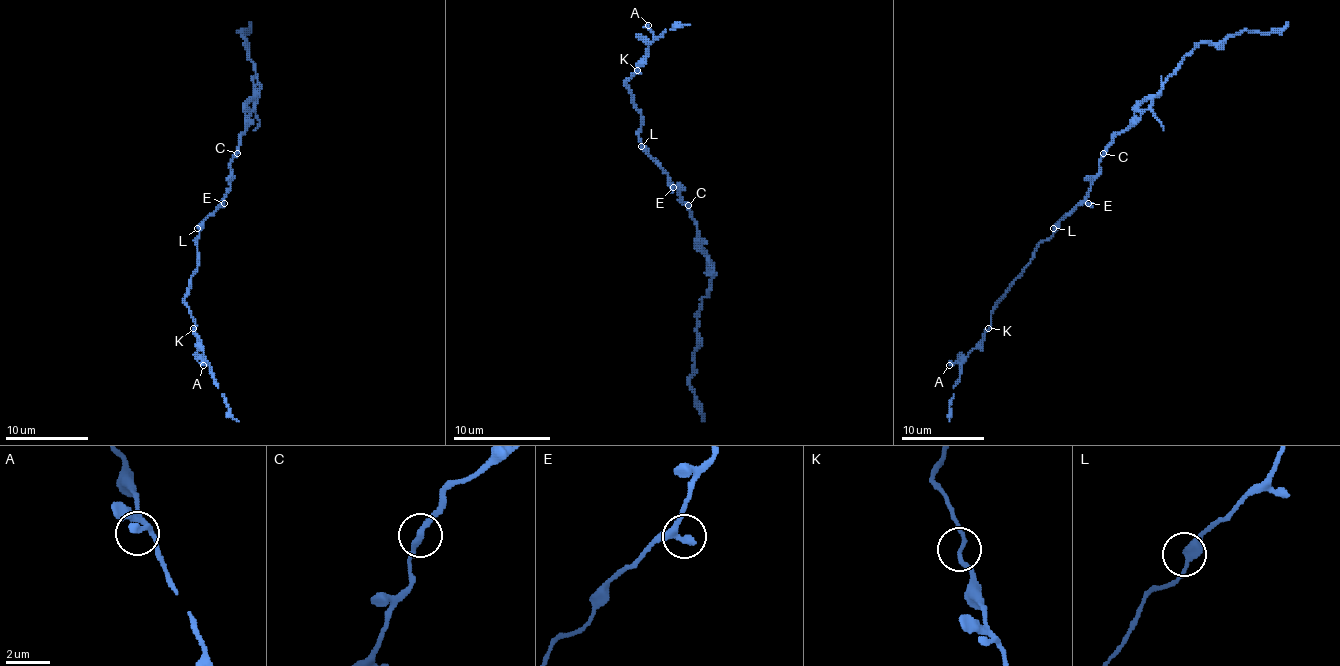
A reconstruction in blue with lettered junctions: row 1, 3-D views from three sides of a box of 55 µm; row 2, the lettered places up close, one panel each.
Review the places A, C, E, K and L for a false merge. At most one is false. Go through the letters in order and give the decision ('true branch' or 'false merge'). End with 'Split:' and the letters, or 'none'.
A: true branch
C: false merge
E: true branch
K: true branch
L: true branch
Split: C

